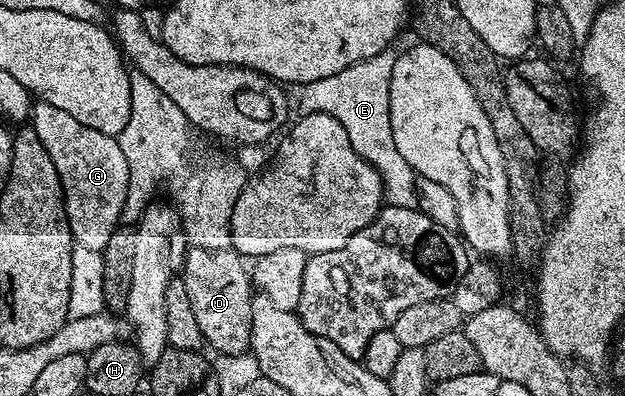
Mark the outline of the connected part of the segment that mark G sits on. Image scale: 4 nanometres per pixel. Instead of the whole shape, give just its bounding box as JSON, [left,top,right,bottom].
[32,100,130,252]

